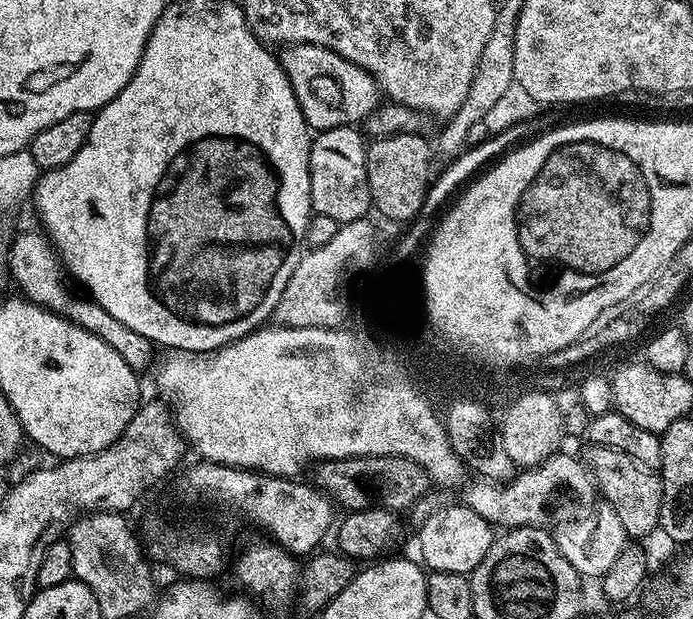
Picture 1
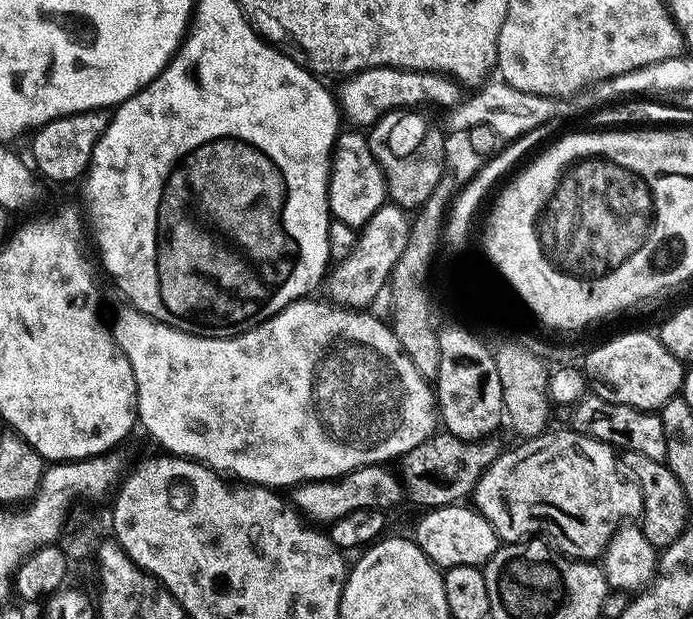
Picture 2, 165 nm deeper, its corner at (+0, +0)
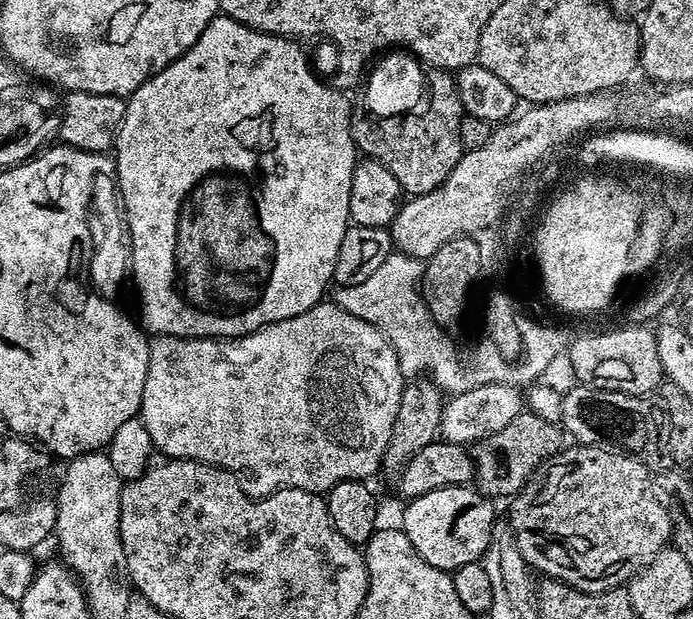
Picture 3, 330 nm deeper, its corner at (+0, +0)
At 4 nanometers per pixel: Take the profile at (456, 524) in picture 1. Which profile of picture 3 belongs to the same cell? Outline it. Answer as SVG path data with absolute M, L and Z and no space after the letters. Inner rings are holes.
M472 486L430 490L430 494L422 494L403 505L402 531L406 538L410 538L414 550L418 550L418 554L426 558L430 566L451 574L457 568L477 563L488 549L494 531L492 519L496 516L492 504L489 497Z

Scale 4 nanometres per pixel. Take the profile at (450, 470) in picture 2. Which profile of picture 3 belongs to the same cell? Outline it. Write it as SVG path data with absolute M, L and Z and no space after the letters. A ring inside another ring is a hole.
M523 410L502 430L482 438L474 448L474 487L489 498L505 496L511 498L524 489L525 484L536 475L538 469L547 464L561 451L562 432L555 424Z

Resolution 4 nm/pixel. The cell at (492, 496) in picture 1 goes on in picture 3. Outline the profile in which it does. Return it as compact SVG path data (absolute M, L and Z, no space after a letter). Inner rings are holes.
M571 446L565 447L556 453L547 464L537 471L536 475L525 484L524 489L511 497L512 509L508 512L507 523L510 525L512 537L516 540L518 550L528 567L537 573L553 580L560 580L579 592L605 592L611 588L621 587L625 582L632 579L633 575L646 567L658 553L664 551L672 538L672 523L668 517L668 510L664 507L653 481L650 479L648 467L640 460L628 455L626 452L617 452L610 448L598 448L595 446Z

